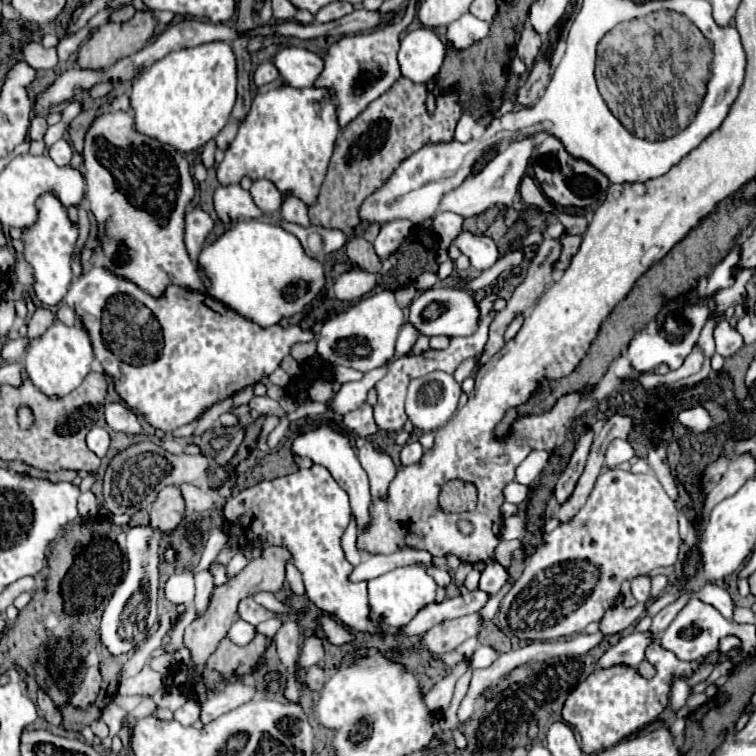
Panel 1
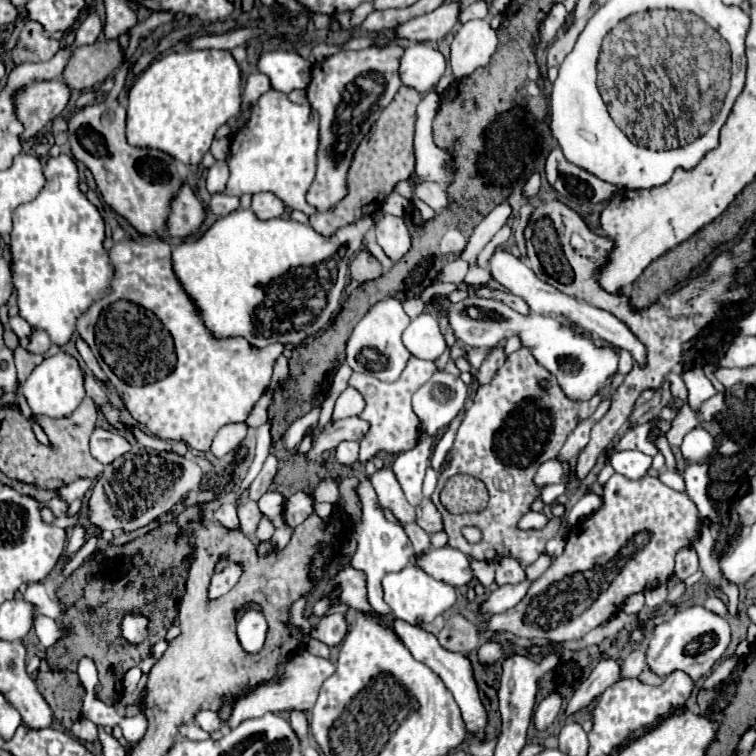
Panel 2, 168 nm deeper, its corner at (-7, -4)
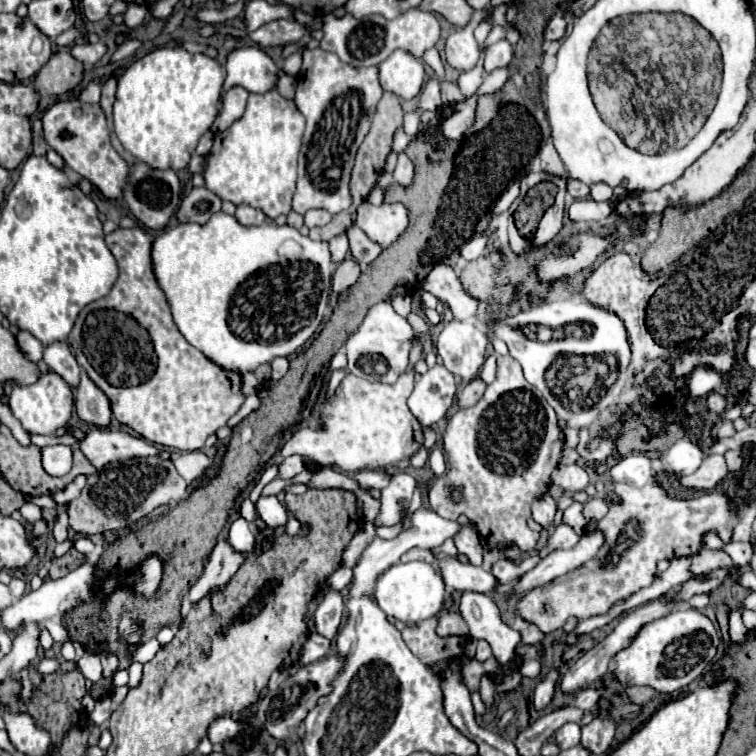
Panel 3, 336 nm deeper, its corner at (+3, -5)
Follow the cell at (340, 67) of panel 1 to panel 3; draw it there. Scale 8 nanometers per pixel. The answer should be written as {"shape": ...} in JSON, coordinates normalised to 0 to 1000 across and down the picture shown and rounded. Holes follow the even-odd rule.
{"shape":[[[405,65],[399,70],[399,94],[394,99],[392,112],[392,128],[389,136],[397,144],[397,149],[405,157],[405,173],[399,187],[399,200],[394,210],[394,250],[386,266],[386,276],[397,284],[402,284],[407,276],[431,276],[434,282],[450,282],[466,271],[466,258],[460,250],[463,229],[468,221],[468,208],[481,187],[495,144],[505,128],[505,115],[500,107],[500,91],[497,89],[466,89],[460,83],[452,83],[442,70],[426,67],[426,65]]]}

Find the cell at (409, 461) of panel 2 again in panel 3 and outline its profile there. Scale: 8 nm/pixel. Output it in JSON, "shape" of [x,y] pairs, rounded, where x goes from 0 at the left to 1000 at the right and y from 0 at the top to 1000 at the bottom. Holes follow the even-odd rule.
{"shape":[[[476,623],[466,634],[474,639],[474,647],[489,652],[492,647],[508,647],[516,639],[516,628],[508,623]]]}

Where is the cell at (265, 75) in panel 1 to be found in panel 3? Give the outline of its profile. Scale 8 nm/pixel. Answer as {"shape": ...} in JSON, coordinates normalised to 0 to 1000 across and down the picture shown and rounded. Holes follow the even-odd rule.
{"shape":[[[310,115],[310,118],[302,118],[296,120],[296,128],[294,128],[294,147],[288,149],[283,165],[280,165],[280,173],[288,176],[288,173],[296,173],[302,171],[312,157],[317,157],[323,152],[323,144],[325,144],[325,131],[328,131],[328,120],[320,118],[320,115]]]}

